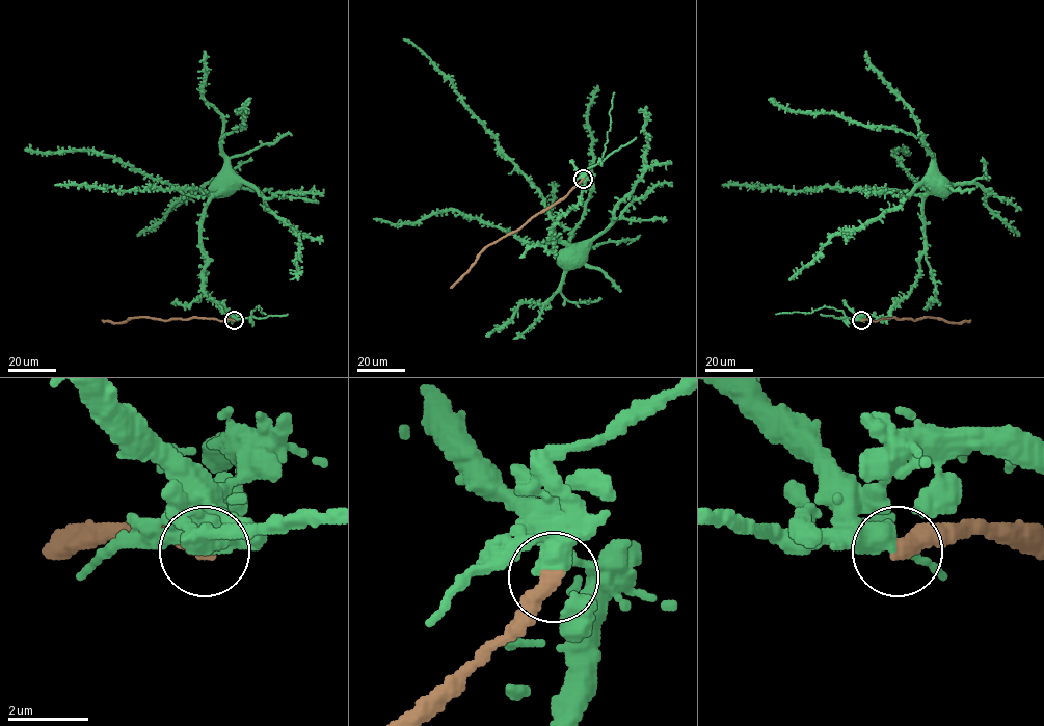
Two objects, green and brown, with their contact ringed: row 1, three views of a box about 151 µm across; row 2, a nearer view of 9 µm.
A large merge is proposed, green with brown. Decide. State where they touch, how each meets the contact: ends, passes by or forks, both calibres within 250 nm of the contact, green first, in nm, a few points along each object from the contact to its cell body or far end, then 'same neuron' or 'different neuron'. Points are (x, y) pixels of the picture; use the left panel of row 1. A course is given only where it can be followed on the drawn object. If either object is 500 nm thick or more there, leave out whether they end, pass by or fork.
at (234, 320); 500 nm thick on the green side, 400 nm on the other; green runs (234, 320), (236, 314), (231, 317), (205, 294), (207, 256), (201, 235), (202, 213), (234, 179); brown runs (234, 320), (148, 317), (117, 323), (102, 320); different neuron

